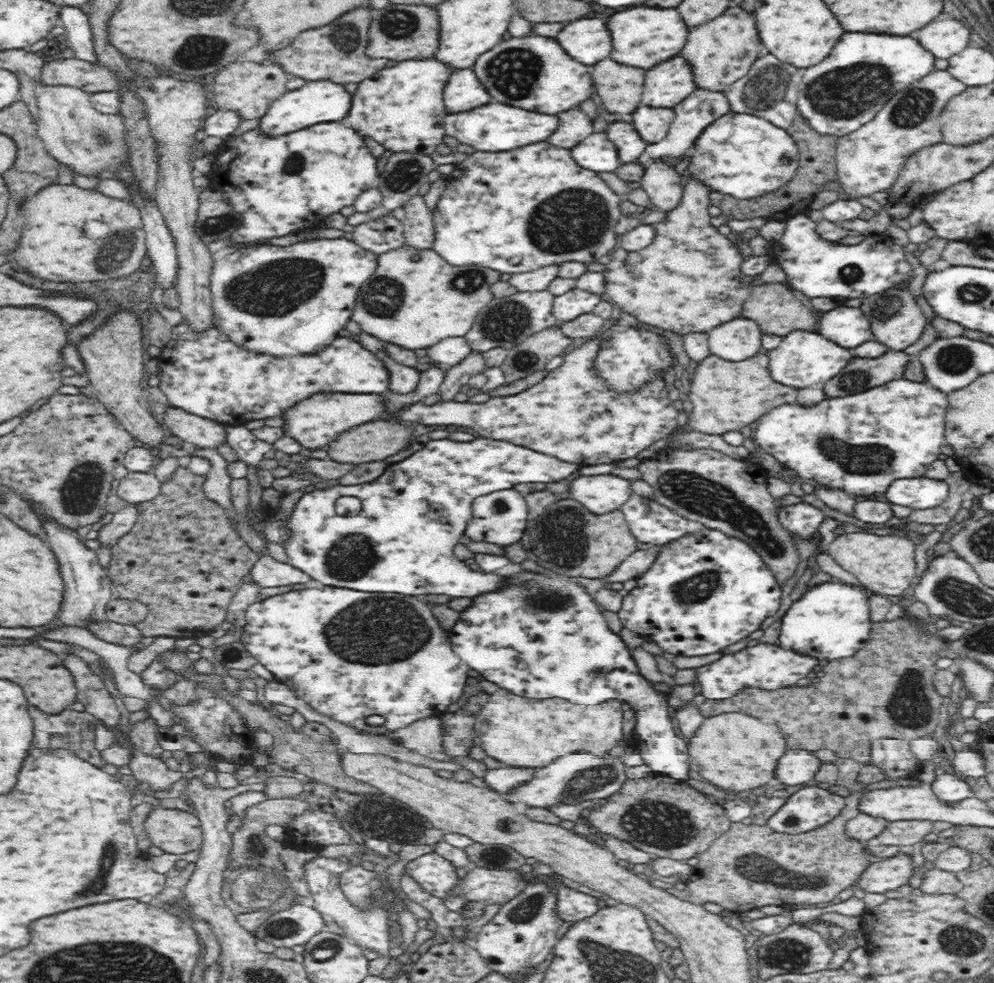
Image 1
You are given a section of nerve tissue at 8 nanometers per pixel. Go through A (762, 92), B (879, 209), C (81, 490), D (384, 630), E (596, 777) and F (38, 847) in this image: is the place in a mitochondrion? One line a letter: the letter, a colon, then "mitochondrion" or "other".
A: mitochondrion
B: other
C: mitochondrion
D: mitochondrion
E: mitochondrion
F: other

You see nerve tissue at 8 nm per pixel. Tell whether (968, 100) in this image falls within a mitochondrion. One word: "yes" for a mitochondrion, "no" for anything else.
no

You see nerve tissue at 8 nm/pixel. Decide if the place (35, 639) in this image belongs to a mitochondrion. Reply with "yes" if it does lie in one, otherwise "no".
no

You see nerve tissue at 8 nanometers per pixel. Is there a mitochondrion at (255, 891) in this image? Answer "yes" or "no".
yes

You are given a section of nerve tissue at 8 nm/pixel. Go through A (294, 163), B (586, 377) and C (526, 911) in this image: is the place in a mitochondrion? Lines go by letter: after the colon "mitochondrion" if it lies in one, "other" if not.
A: mitochondrion
B: other
C: mitochondrion

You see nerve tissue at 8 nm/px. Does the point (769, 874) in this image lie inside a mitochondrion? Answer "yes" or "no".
yes

